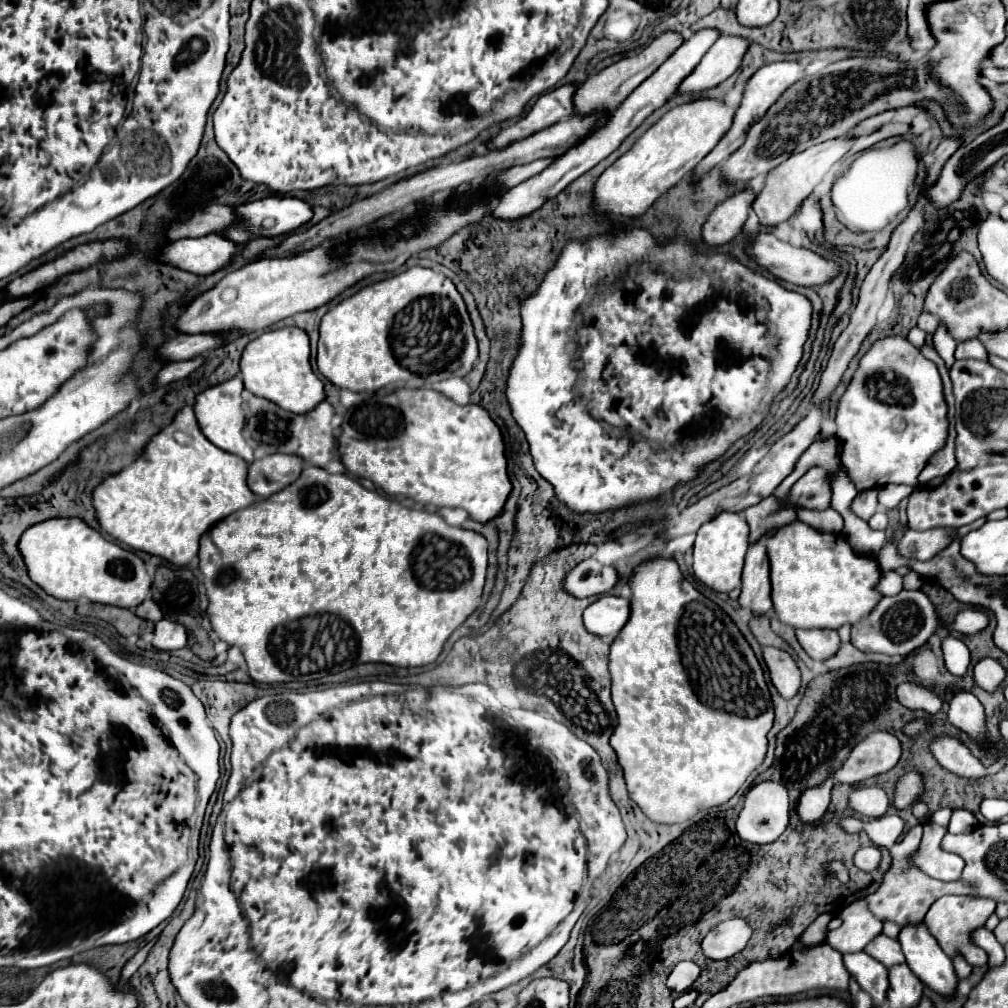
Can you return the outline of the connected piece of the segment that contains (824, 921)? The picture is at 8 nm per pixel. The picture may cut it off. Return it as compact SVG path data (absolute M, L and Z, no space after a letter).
M821 914L817 920L813 920L813 922L803 930L799 942L805 944L805 946L817 946L817 944L821 944L823 938L825 938L825 934L827 934L827 924L829 924L831 918L833 918L831 914Z

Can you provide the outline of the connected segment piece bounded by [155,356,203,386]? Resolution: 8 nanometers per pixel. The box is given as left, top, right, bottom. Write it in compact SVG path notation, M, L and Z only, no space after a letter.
M197 356L193 360L183 360L183 362L175 362L175 364L167 364L163 370L159 370L157 378L155 378L155 384L163 386L163 384L169 384L169 382L175 382L175 380L181 380L185 376L189 376L195 368L199 368L203 364L203 358Z

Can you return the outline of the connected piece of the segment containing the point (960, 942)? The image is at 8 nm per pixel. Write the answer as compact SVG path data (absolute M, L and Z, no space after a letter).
M943 896L939 898L927 912L925 916L925 924L931 930L931 934L937 938L939 946L943 948L943 952L947 952L947 956L955 956L957 952L961 952L967 962L971 962L973 966L983 966L987 962L987 954L977 948L971 940L969 934L971 930L979 928L985 924L985 920L995 912L995 904L989 898L969 898L969 896Z

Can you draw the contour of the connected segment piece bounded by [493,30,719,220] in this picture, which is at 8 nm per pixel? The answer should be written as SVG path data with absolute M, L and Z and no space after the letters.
M699 30L697 34L693 34L687 44L683 44L665 64L661 64L657 68L657 72L653 76L649 76L649 80L645 80L643 84L639 84L631 96L627 96L627 100L623 100L613 112L611 118L603 124L603 128L599 128L597 132L591 132L579 146L567 150L565 154L561 154L559 158L555 158L545 170L541 170L539 174L523 180L521 184L513 186L509 192L503 194L503 200L497 202L495 206L495 216L503 218L503 220L515 220L523 214L531 214L537 208L541 208L547 200L555 198L561 190L565 190L575 178L579 178L581 174L585 174L587 170L591 170L593 166L597 166L603 158L607 158L613 150L619 148L619 144L637 128L641 126L641 122L651 116L657 108L661 108L677 90L677 86L681 84L681 80L699 64L699 60L703 58L703 54L711 48L711 44L719 38L719 32L715 30Z

